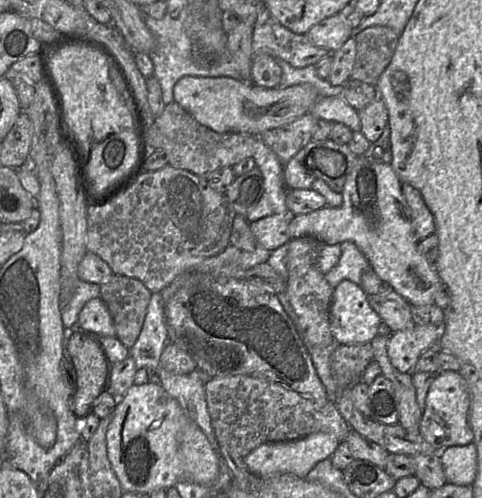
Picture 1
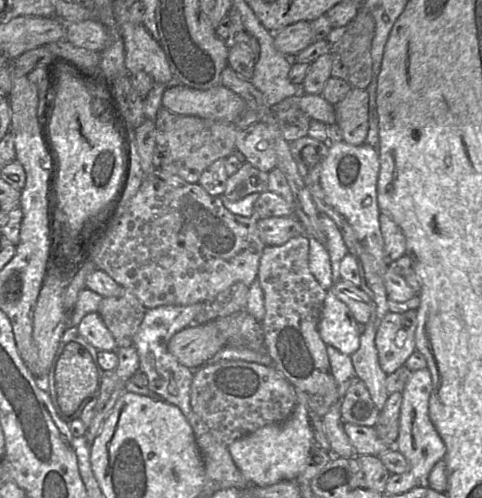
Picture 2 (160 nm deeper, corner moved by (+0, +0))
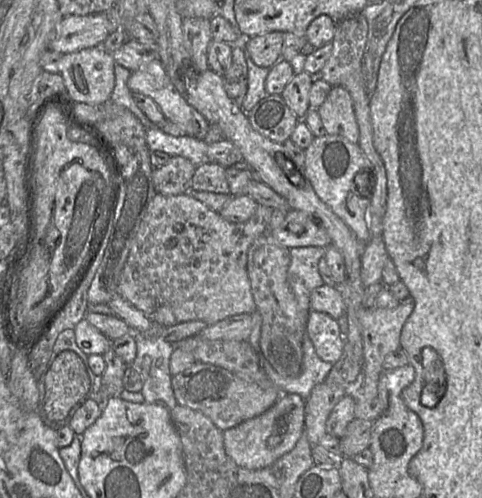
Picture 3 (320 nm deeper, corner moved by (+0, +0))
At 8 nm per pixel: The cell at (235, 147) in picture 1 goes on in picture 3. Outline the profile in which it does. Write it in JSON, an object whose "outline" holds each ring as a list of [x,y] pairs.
{"outline":[[[170,157],[168,162],[154,168],[152,180],[156,193],[173,196],[186,193],[191,189],[191,182],[196,165],[184,157]]]}

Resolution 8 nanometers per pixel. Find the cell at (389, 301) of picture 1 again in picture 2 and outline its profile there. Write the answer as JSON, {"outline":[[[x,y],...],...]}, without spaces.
{"outline":[[[346,280],[333,283],[329,290],[348,306],[361,326],[368,322],[374,310],[374,303],[364,290]]]}

